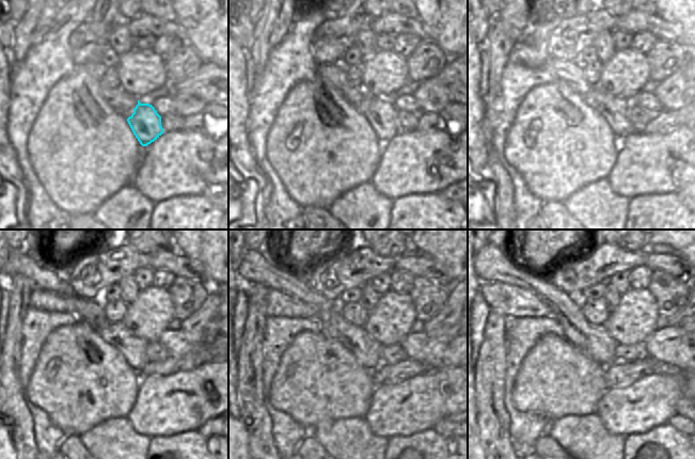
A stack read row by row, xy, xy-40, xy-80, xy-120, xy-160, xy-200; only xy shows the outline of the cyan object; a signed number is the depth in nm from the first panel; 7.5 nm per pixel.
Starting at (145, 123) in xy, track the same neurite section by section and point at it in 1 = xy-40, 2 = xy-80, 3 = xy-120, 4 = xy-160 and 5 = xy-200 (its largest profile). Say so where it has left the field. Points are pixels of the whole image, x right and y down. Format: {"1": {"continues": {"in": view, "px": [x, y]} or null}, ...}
{"1": {"continues": {"in": "xy-40", "px": [380, 112]}}, "2": {"continues": {"in": "xy-80", "px": [613, 109]}}, "3": {"continues": {"in": "xy-120", "px": [133, 349]}}, "4": {"continues": {"in": "xy-160", "px": [255, 267]}}, "5": {"continues": {"in": "xy-200", "px": [491, 263]}}}

